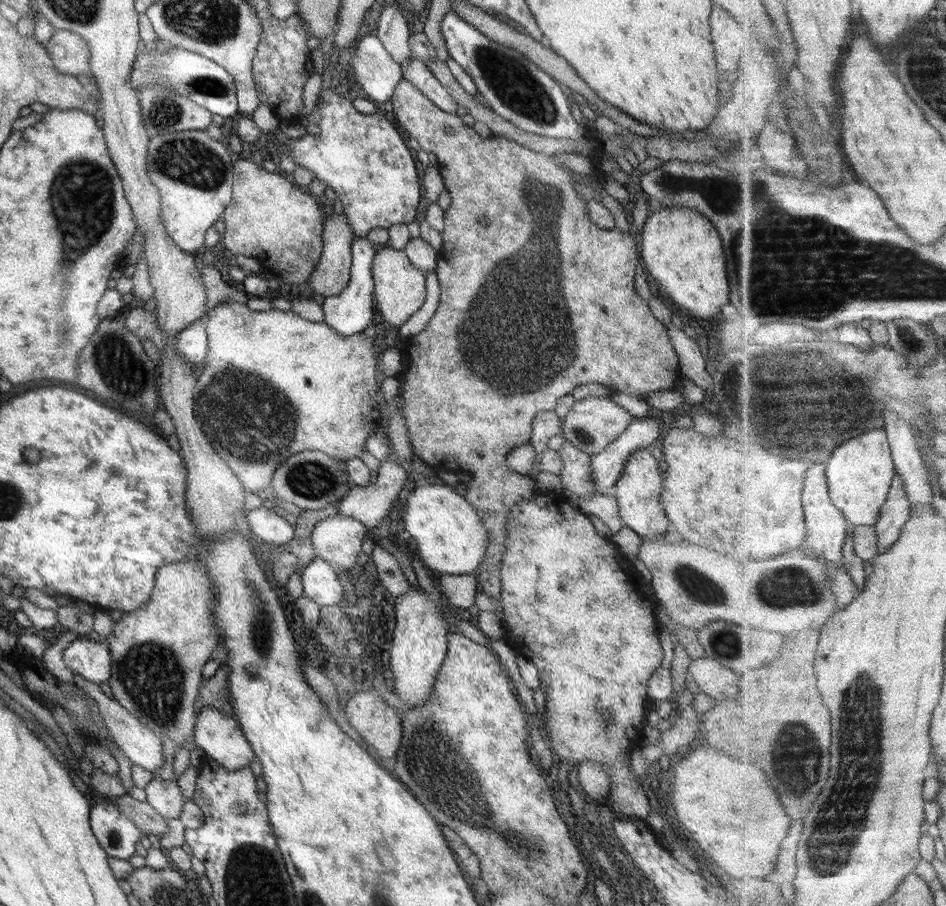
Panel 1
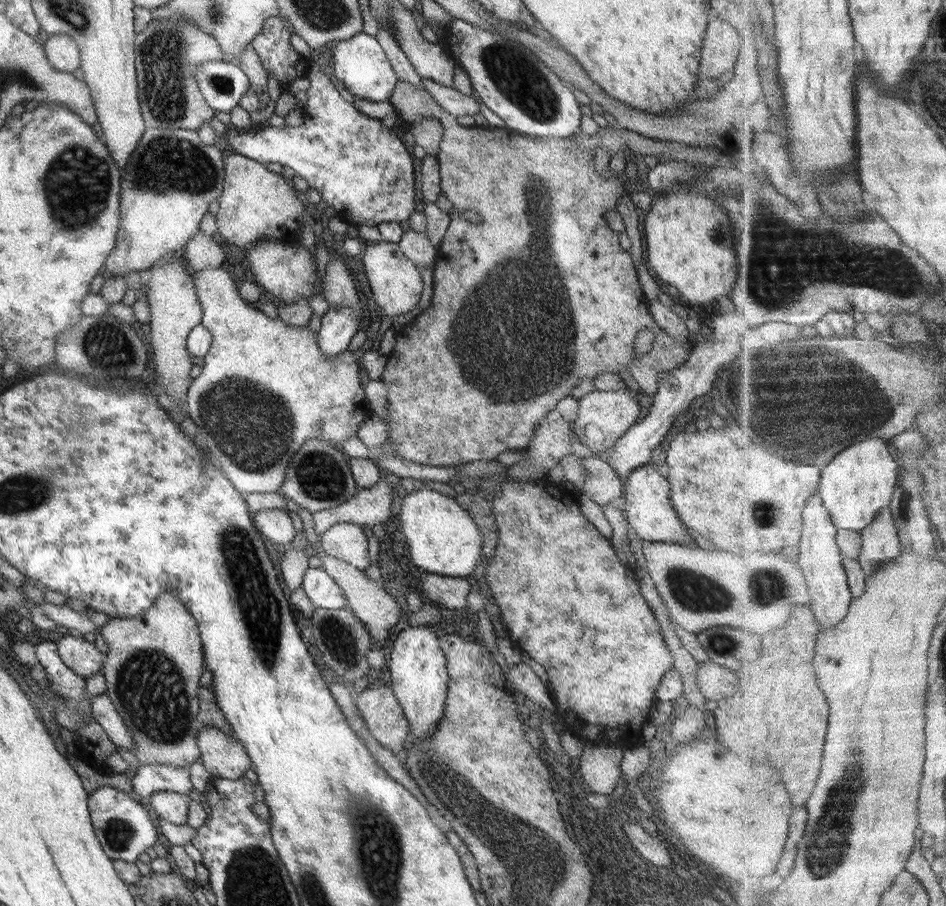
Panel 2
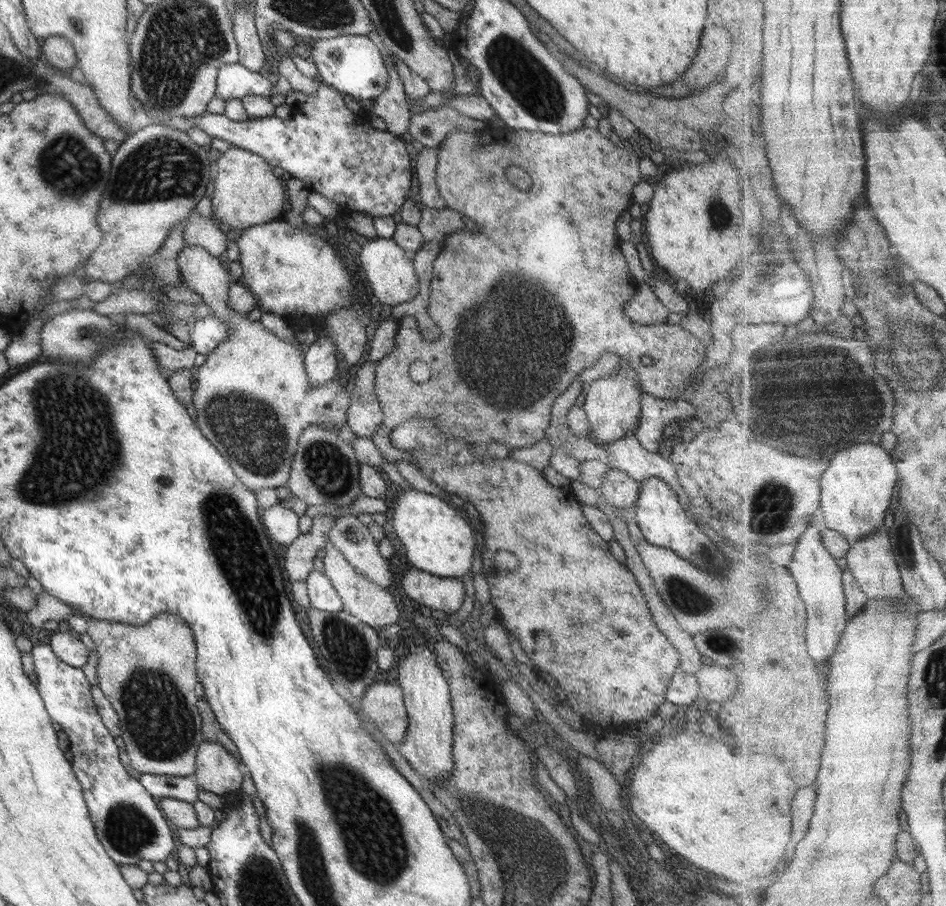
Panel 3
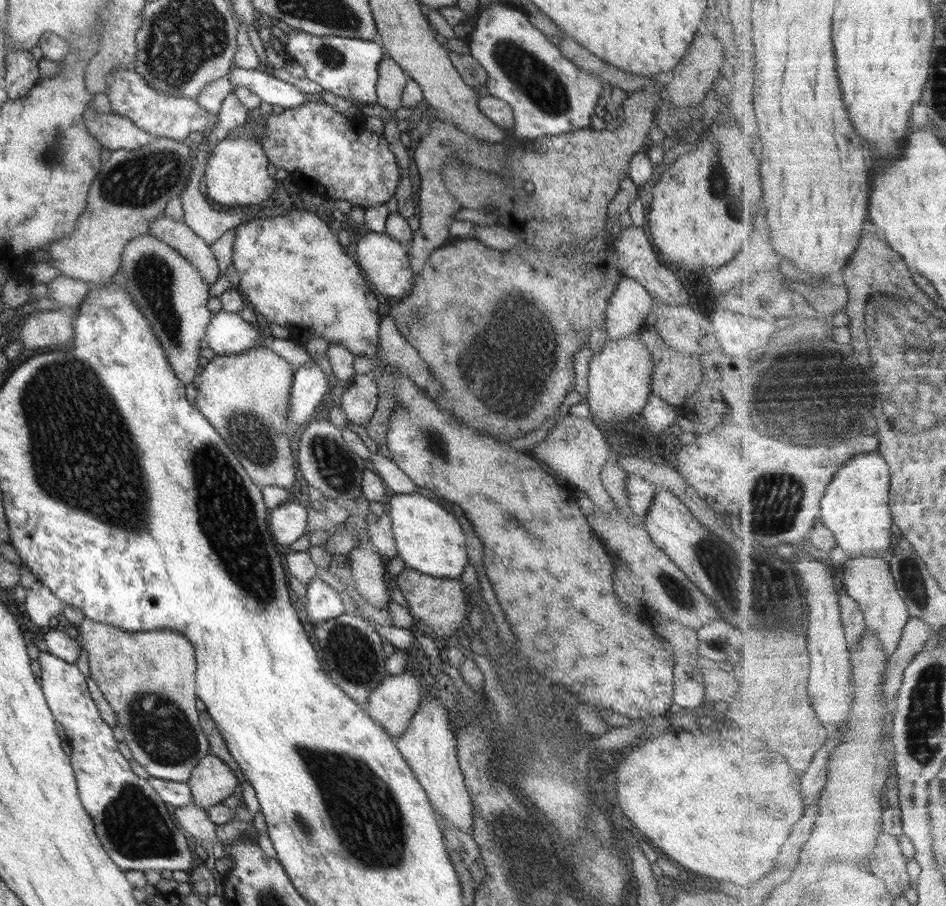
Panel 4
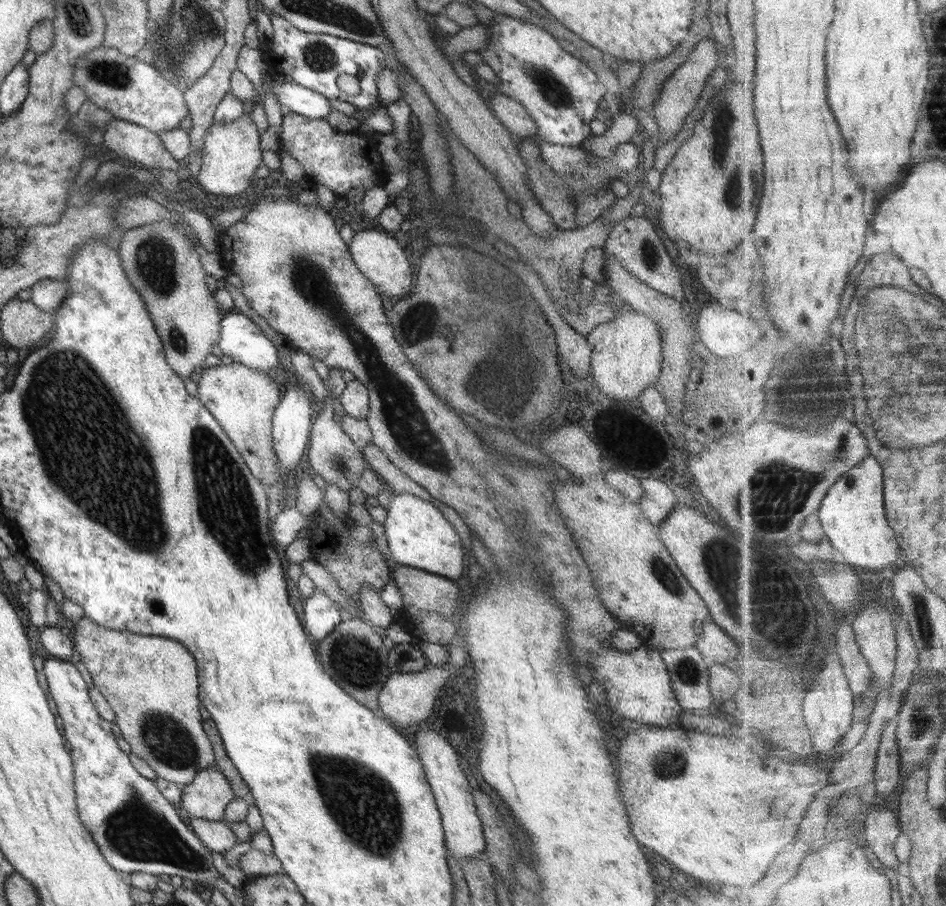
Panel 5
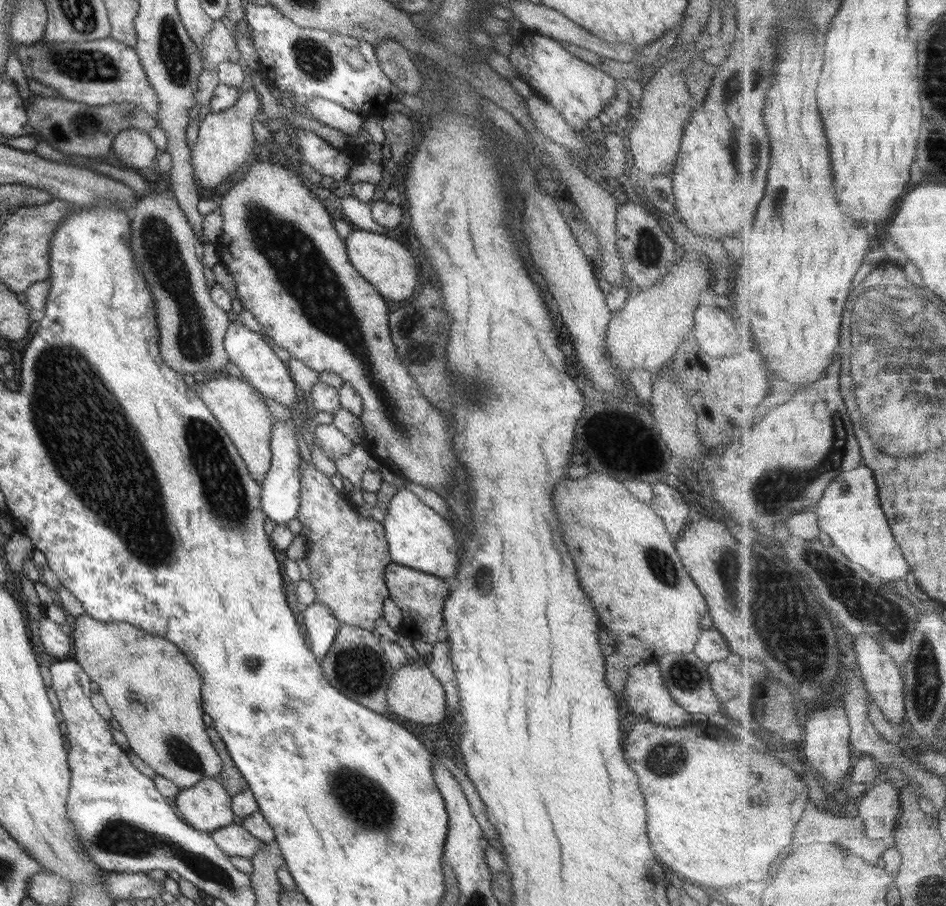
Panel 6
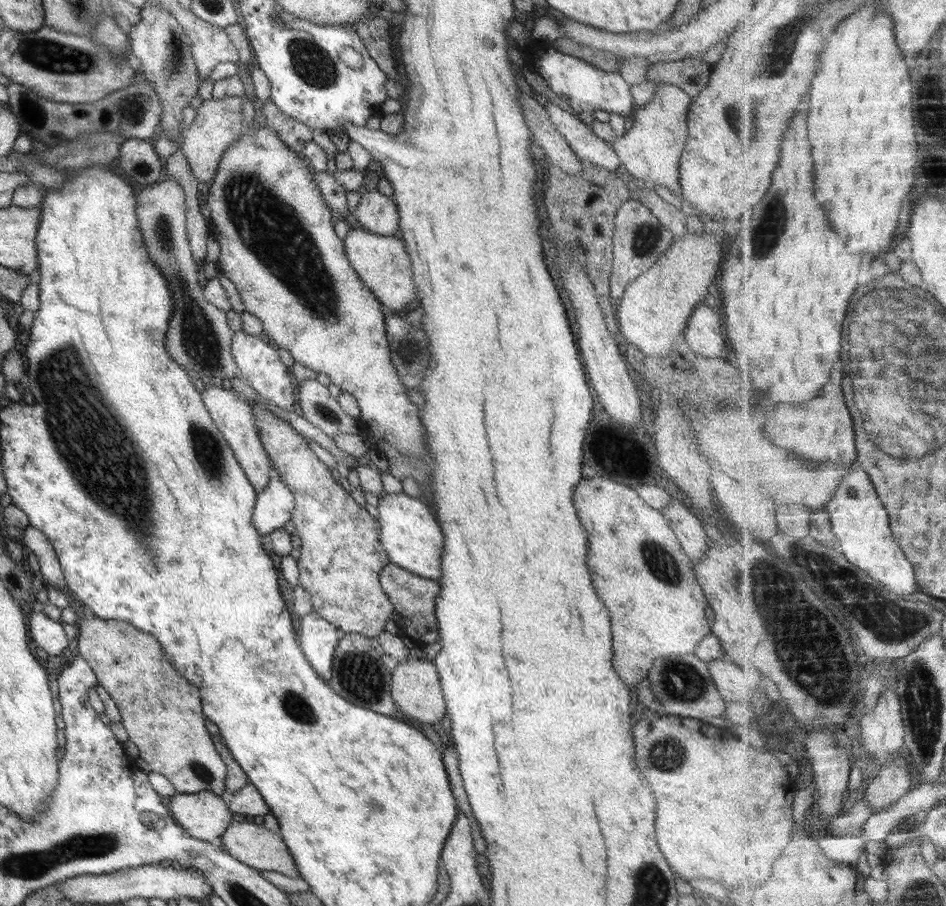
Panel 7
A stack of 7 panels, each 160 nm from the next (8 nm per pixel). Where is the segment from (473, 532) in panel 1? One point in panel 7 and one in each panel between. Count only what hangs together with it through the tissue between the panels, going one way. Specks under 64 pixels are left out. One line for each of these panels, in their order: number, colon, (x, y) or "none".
2: (442, 539)
3: (436, 539)
4: (429, 540)
5: (417, 536)
6: (417, 537)
7: (412, 538)

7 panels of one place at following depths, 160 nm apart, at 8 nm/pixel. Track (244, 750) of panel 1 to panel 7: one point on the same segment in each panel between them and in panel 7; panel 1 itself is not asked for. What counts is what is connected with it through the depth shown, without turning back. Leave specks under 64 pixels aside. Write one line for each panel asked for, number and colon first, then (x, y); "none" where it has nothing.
2: (222, 757)
3: (216, 771)
4: (211, 781)
5: (206, 795)
6: (205, 806)
7: (204, 815)

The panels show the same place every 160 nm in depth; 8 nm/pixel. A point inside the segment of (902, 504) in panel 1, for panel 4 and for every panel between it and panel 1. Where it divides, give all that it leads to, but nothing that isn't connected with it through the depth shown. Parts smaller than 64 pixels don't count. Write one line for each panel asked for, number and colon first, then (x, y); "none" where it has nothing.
2: (881, 542)
3: (872, 560)
4: (869, 580)

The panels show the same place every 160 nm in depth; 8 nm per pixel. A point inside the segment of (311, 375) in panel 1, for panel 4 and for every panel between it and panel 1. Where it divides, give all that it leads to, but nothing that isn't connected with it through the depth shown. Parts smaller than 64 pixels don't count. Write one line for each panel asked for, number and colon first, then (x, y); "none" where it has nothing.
2: (253, 360)
3: (250, 368)
4: (245, 397)

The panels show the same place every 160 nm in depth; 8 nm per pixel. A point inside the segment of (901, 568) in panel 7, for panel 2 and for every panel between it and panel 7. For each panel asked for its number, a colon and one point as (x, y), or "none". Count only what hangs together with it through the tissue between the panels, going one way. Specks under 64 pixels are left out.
2: (862, 481)
3: (859, 485)
4: (856, 509)
5: (853, 516)
6: (850, 512)

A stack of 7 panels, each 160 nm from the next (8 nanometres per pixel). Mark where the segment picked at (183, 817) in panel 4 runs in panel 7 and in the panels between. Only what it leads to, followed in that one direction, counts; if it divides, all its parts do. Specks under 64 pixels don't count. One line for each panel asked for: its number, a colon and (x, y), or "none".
5: (215, 835)
6: (233, 840)
7: (250, 843)

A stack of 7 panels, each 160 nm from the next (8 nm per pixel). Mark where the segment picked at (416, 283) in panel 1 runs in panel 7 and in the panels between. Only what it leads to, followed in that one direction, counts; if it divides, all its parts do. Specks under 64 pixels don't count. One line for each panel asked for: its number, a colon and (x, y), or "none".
2: (395, 282)
3: (389, 270)
4: (384, 263)
5: (377, 255)
6: (383, 263)
7: (381, 263)

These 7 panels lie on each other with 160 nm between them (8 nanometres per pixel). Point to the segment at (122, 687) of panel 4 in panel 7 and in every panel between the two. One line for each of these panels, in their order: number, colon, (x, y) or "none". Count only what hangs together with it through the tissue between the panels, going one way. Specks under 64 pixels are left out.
5: (150, 683)
6: (153, 693)
7: (160, 711)

